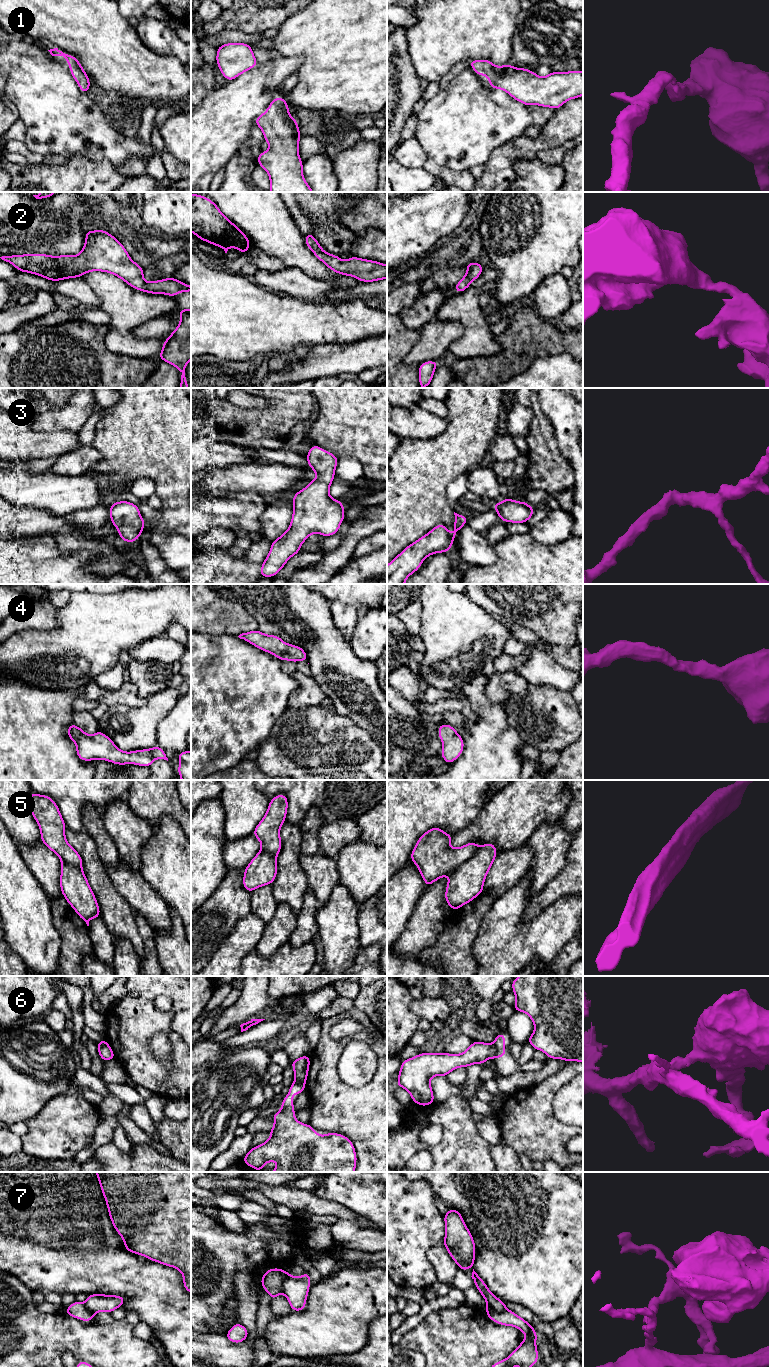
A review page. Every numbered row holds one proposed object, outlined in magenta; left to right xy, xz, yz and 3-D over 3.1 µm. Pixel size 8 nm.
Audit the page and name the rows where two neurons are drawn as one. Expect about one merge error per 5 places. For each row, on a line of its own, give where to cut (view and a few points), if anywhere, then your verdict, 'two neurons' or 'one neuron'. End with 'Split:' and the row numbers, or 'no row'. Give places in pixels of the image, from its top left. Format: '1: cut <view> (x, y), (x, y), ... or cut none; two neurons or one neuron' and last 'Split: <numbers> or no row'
1: cut none; one neuron
2: cut none; one neuron
3: cut none; one neuron
4: cut none; one neuron
5: cut yz (478, 848), (450, 876); two neurons
6: cut yz (493, 1043), (496, 1049), (496, 1057); two neurons
7: cut xz (286, 1271), (283, 1281), (284, 1294); two neurons
Split: 5, 6, 7

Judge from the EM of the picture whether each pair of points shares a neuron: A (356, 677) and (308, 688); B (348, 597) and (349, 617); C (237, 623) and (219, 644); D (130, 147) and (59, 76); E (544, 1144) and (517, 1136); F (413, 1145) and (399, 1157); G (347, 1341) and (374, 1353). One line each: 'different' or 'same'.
A: different
B: different
C: different
D: different
E: same
F: same
G: different

